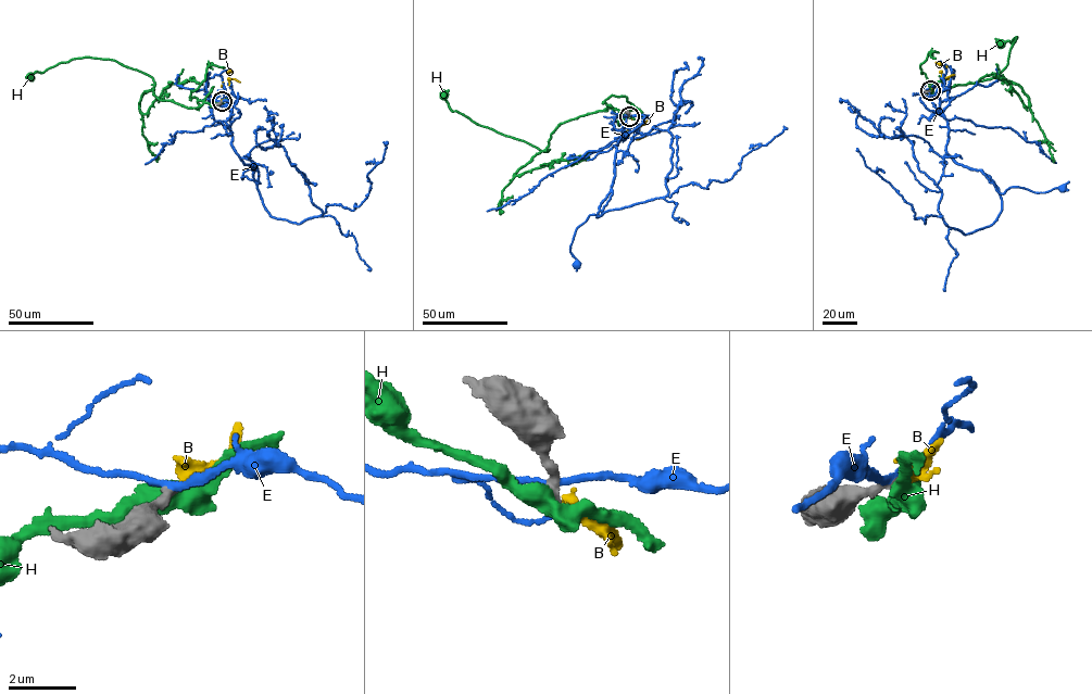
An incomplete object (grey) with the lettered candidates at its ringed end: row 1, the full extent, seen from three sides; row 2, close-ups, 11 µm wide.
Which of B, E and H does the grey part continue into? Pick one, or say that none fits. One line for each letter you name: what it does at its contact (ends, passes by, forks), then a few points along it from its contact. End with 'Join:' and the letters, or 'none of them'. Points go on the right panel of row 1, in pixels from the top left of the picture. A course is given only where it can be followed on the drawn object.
Join: none of them

